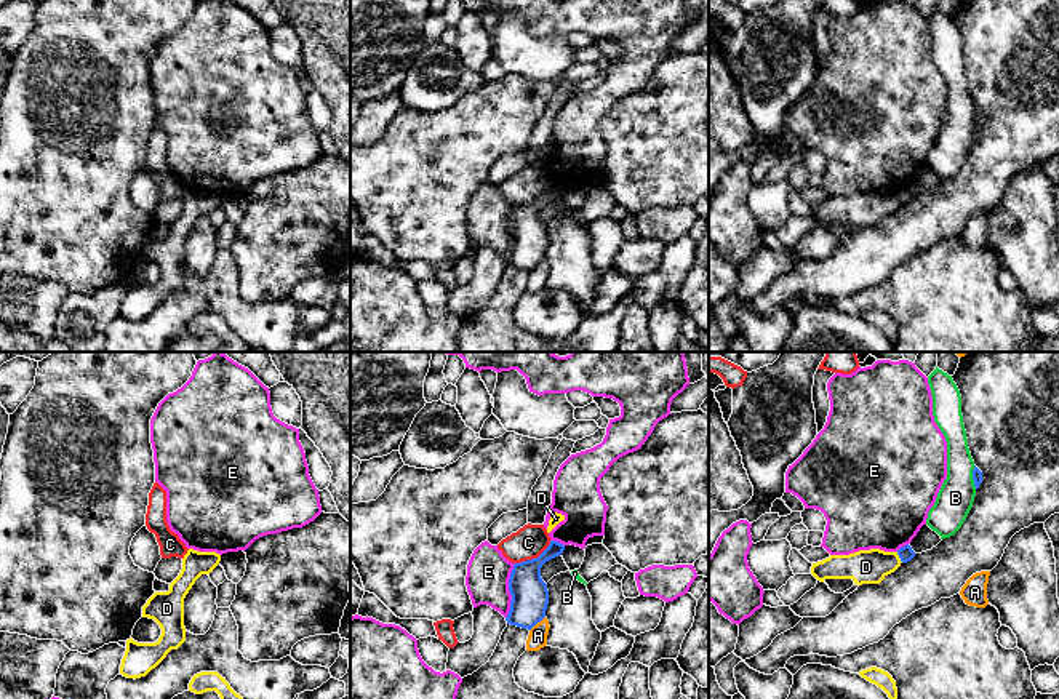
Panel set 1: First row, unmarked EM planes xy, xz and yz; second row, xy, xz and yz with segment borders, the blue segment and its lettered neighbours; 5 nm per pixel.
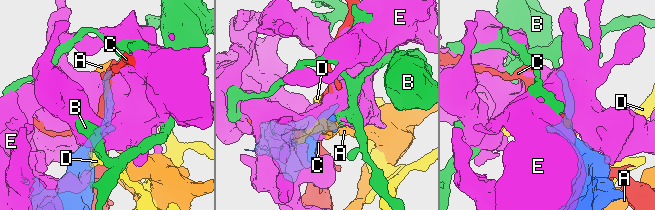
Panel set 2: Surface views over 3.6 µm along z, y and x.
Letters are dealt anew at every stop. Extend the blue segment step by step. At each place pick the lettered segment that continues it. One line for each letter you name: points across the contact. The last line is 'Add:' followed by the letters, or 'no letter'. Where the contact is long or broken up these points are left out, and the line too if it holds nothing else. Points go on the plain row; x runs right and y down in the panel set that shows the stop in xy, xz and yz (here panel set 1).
Add: no letter

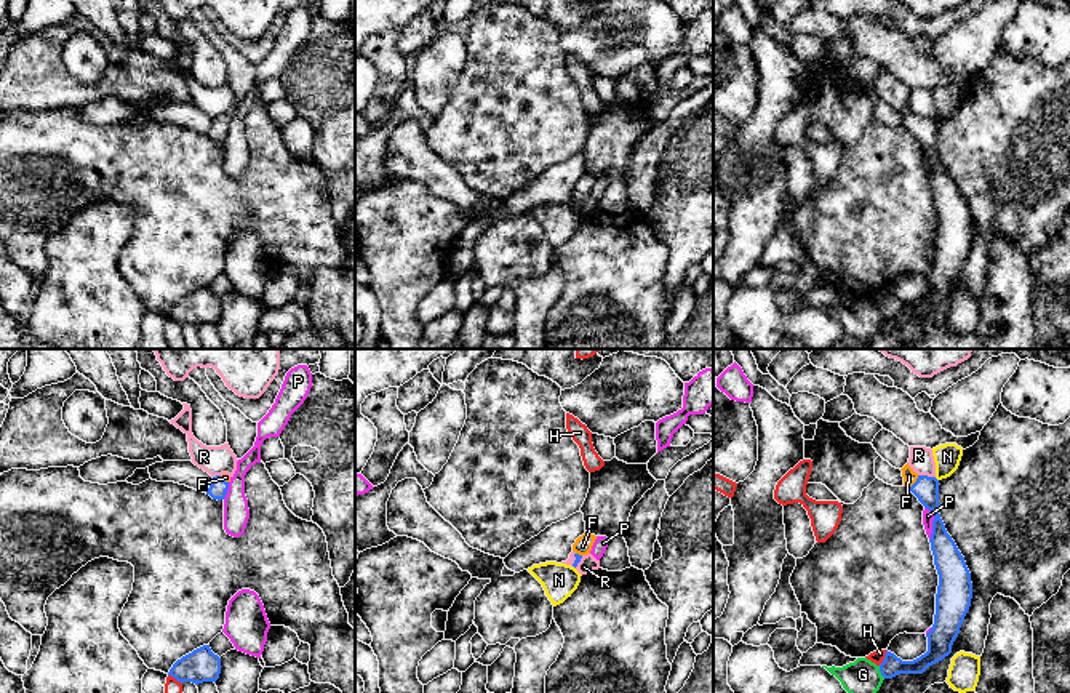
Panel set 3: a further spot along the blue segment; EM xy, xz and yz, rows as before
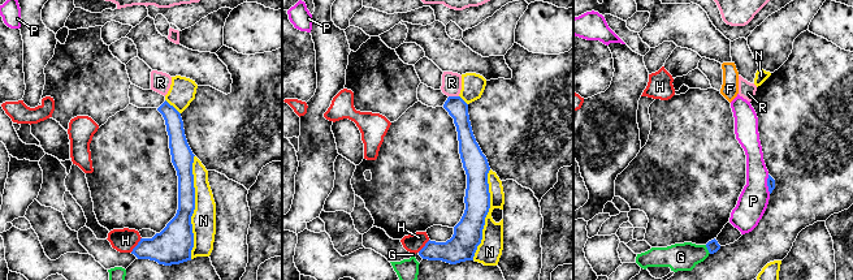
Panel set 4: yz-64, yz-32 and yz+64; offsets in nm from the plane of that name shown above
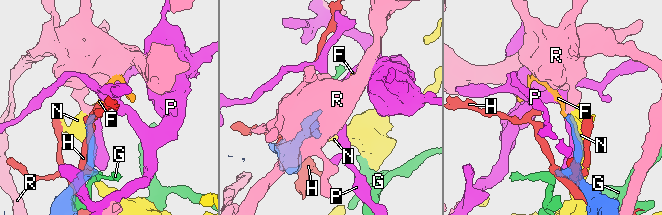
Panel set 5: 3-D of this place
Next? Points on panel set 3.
F: runs through yz (926, 130), (915, 124), (909, 117)
Add: F

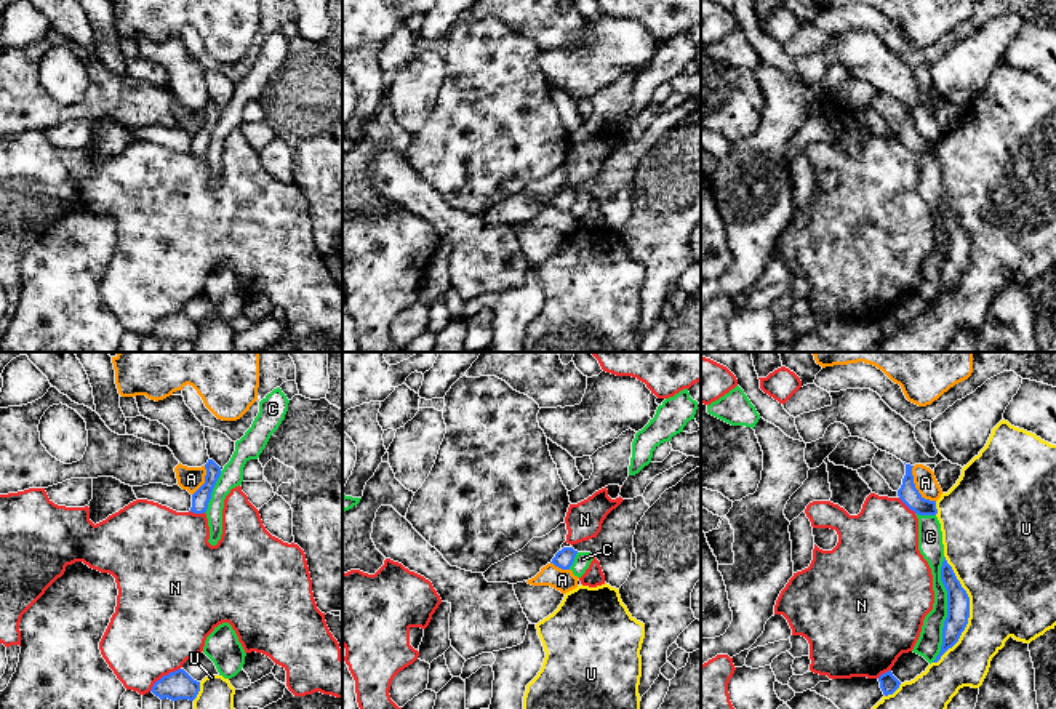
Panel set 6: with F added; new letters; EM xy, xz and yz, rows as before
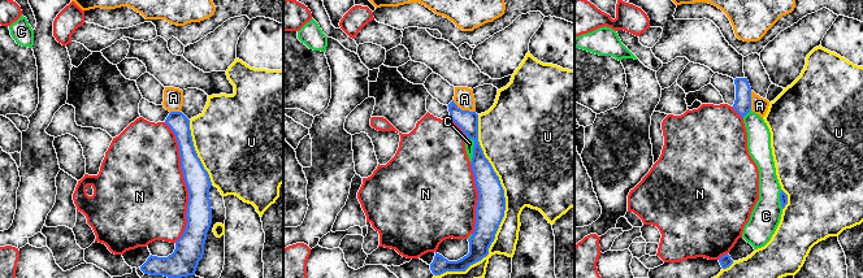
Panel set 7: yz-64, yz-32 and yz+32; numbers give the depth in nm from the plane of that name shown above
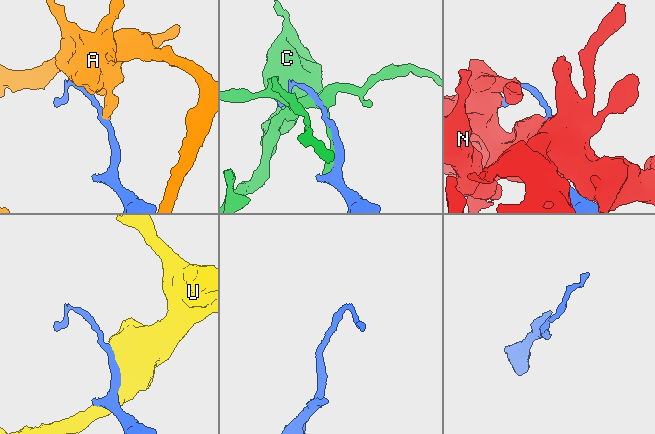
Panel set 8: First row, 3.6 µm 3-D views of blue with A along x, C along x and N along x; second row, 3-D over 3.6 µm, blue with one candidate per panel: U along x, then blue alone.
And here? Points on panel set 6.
Add: no letter

